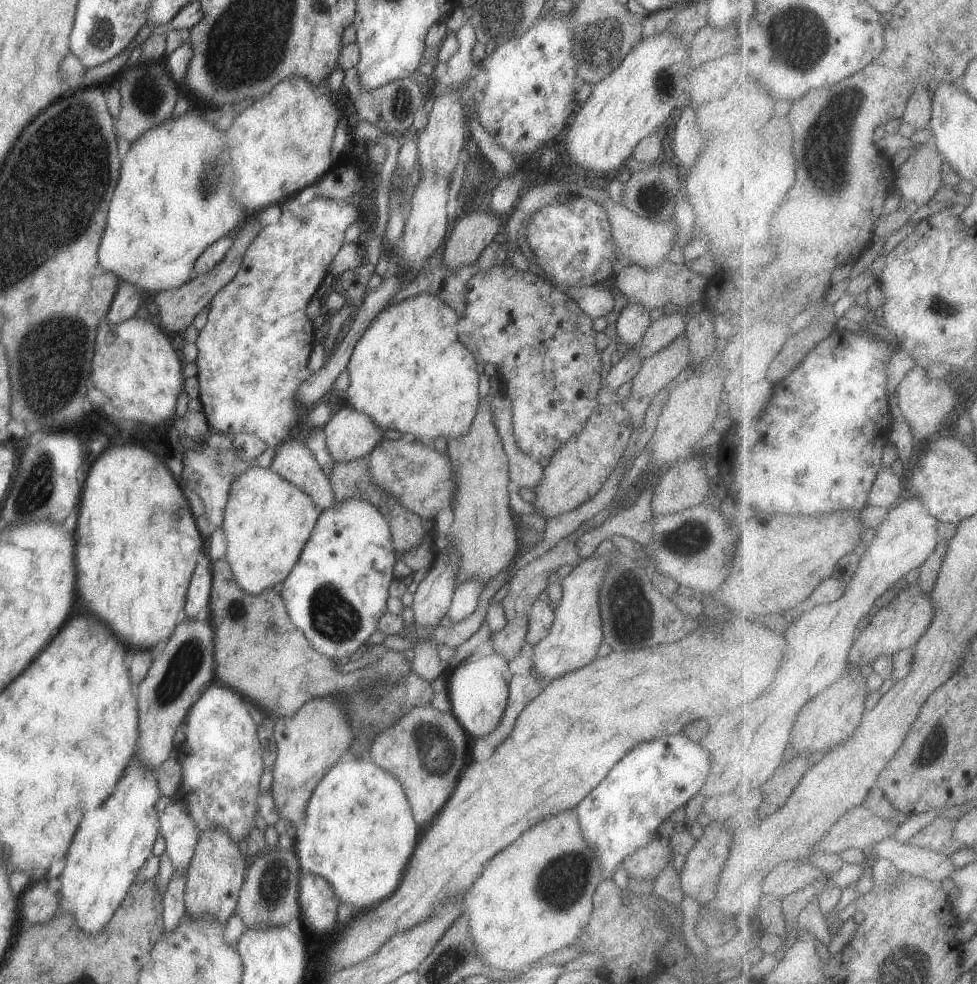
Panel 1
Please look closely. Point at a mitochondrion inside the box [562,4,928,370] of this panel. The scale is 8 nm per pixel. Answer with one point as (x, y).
(610, 44)

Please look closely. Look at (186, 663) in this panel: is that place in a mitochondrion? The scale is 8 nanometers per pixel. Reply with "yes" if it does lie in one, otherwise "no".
yes

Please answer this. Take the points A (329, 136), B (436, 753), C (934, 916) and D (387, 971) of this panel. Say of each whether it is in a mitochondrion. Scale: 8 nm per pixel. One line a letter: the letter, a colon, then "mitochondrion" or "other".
A: other
B: mitochondrion
C: other
D: other

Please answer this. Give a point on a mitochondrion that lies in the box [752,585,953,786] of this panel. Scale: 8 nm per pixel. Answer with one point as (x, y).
(932, 747)

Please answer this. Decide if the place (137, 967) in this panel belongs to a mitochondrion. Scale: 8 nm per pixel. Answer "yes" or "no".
no

